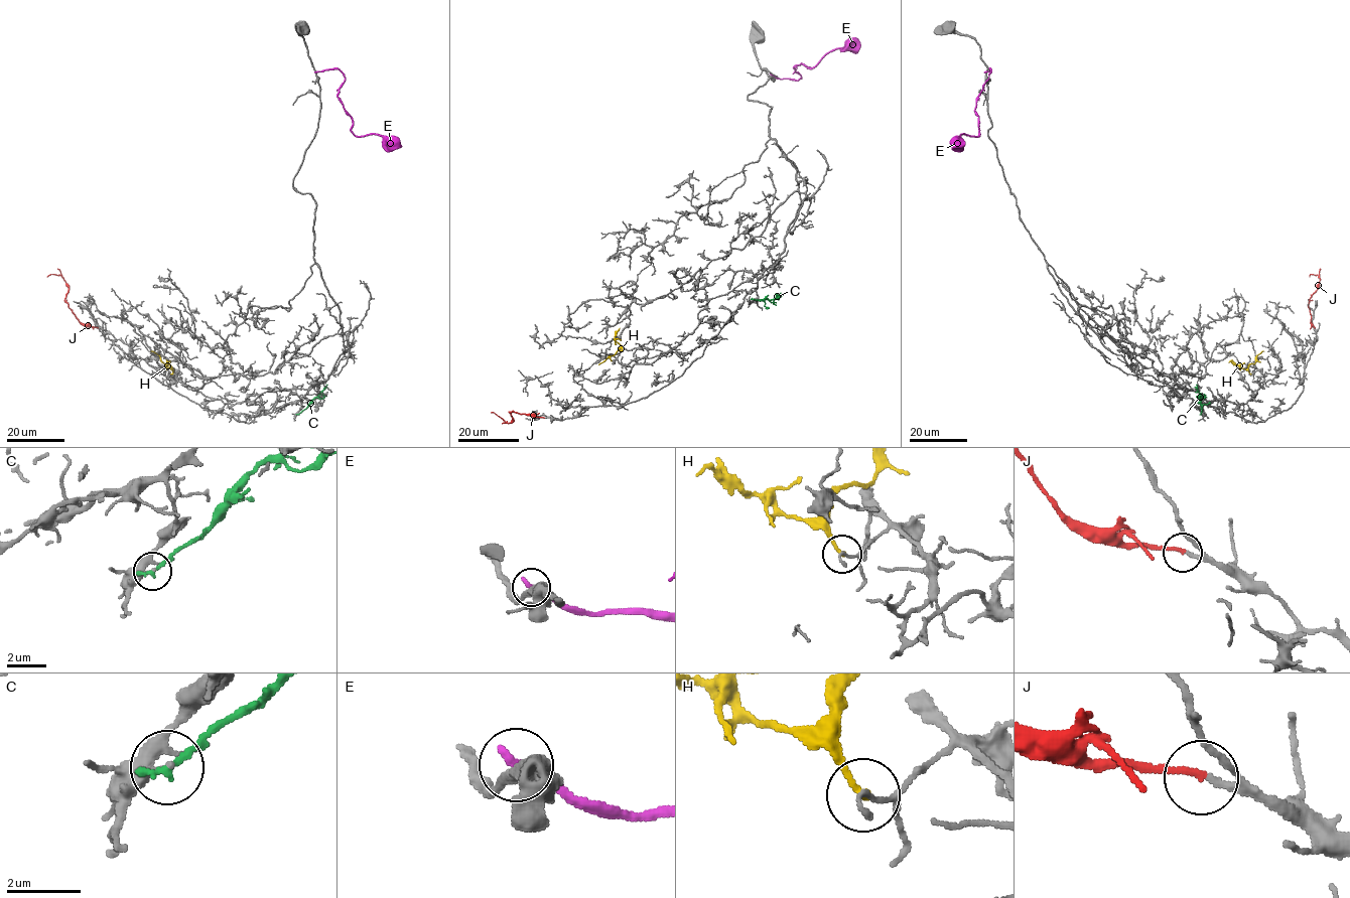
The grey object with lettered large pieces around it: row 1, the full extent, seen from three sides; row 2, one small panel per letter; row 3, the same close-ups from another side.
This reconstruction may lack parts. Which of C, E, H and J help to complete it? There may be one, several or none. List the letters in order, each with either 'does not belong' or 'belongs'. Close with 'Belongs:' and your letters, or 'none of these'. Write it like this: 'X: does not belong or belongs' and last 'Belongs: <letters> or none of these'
C: does not belong
E: does not belong
H: does not belong
J: belongs
Belongs: J

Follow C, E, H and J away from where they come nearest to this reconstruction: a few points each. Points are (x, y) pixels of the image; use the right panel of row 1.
C: (1201, 414), (1202, 397), (1196, 385)
E: (985, 71), (989, 68), (975, 108), (978, 136), (962, 134), (960, 145), (953, 147)
H: (1250, 373), (1248, 366), (1263, 351)
J: (1315, 328), (1309, 299), (1317, 289), (1320, 277), (1310, 277)

